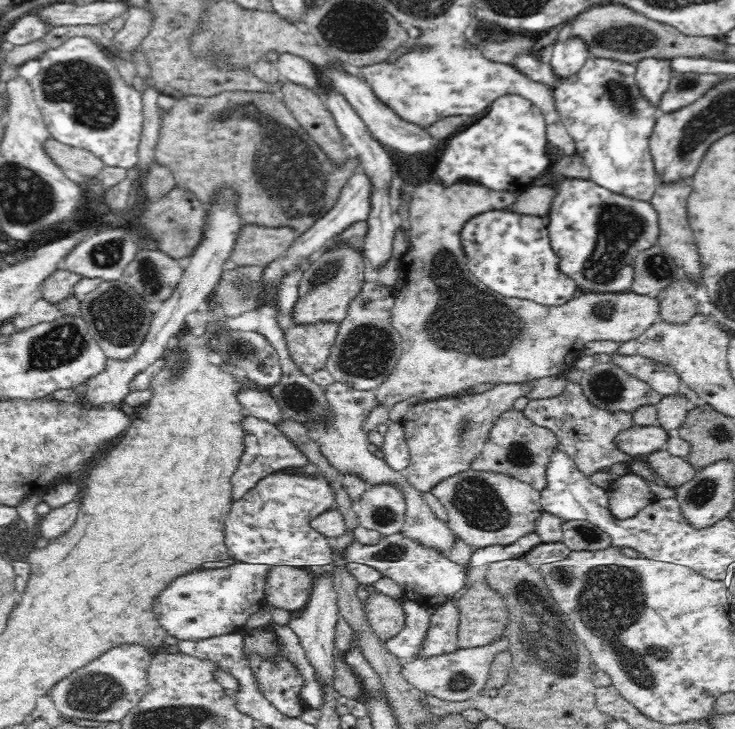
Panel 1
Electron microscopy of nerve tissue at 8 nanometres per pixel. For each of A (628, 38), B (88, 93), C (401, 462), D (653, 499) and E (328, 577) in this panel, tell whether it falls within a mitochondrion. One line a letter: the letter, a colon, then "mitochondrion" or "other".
A: mitochondrion
B: mitochondrion
C: other
D: other
E: other

